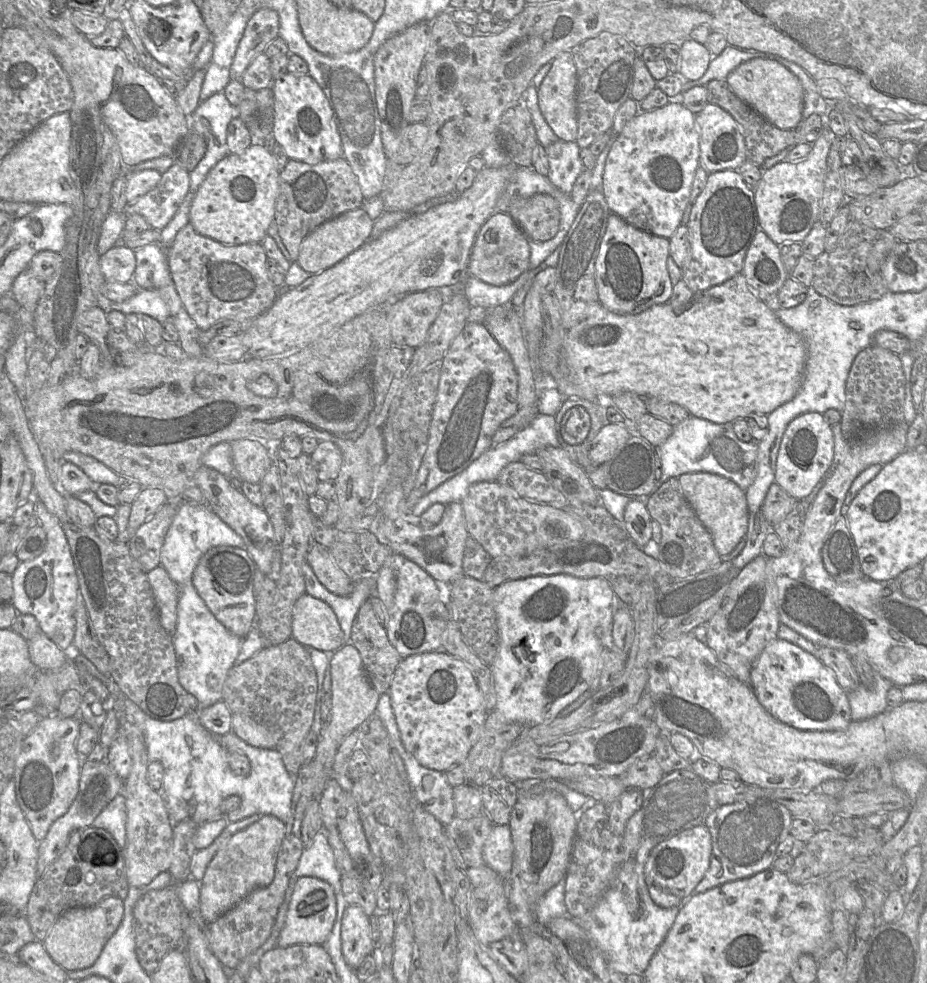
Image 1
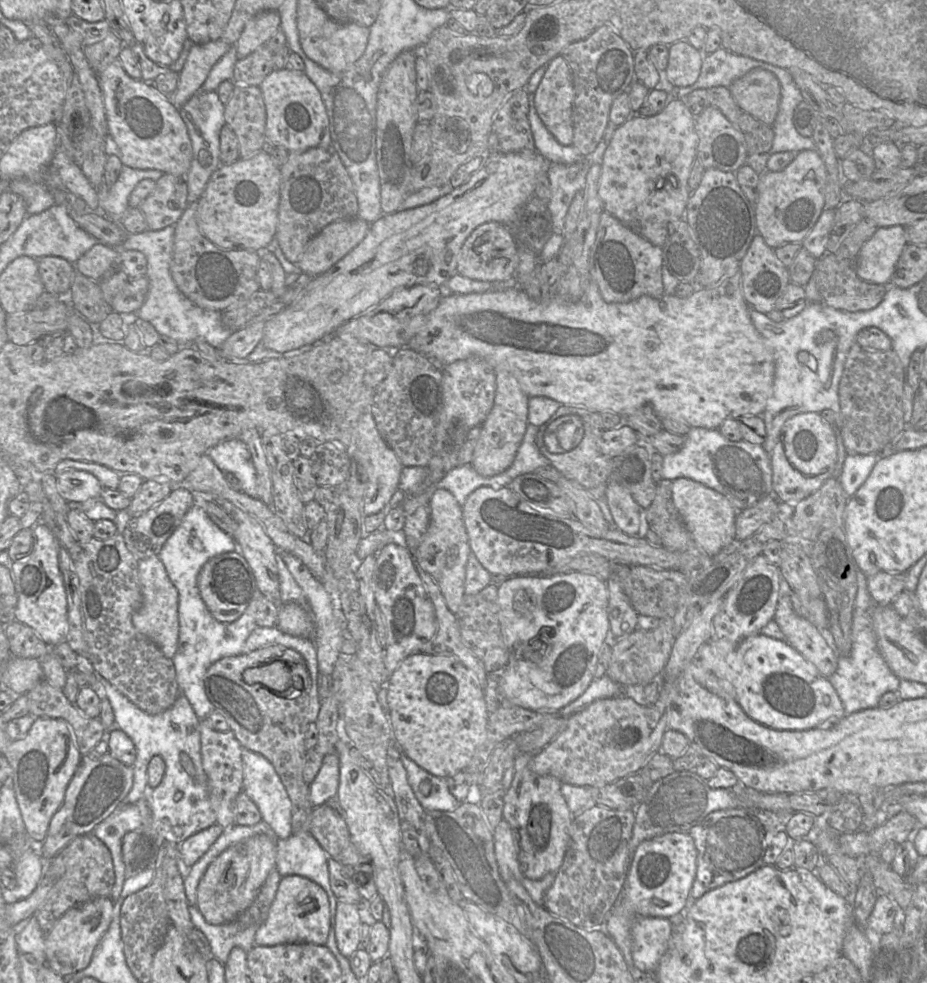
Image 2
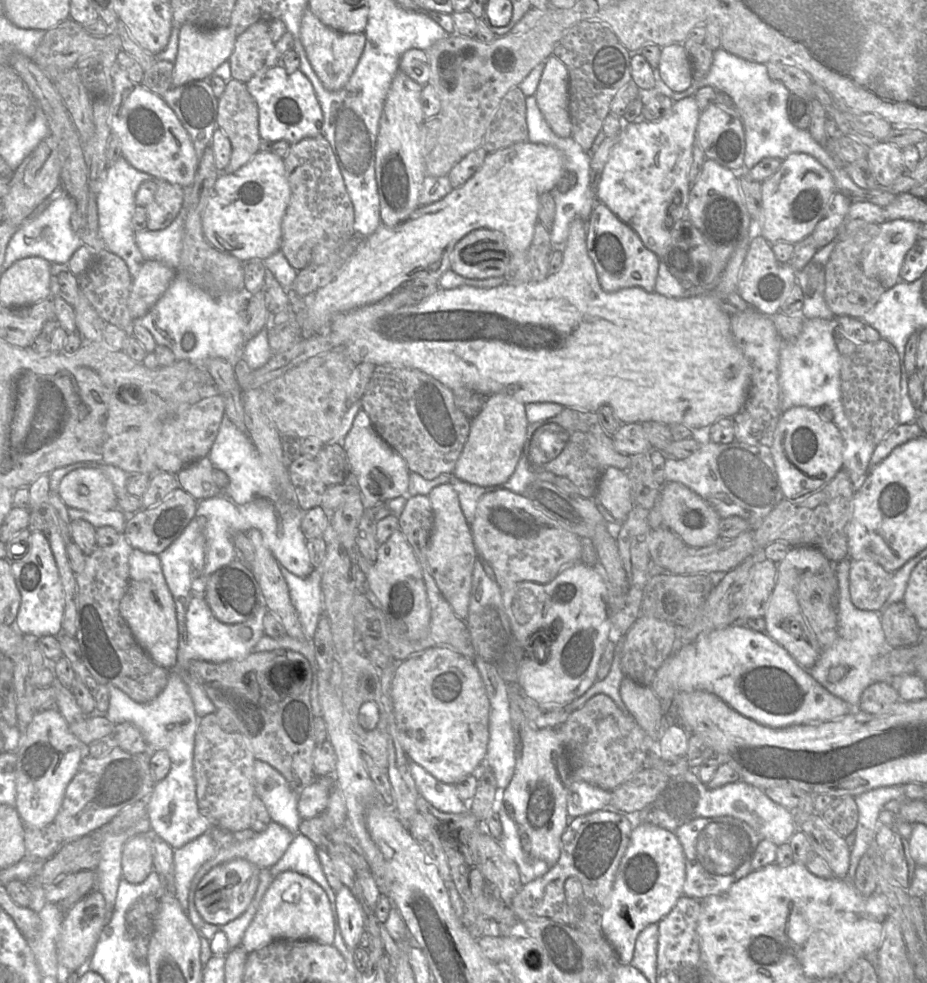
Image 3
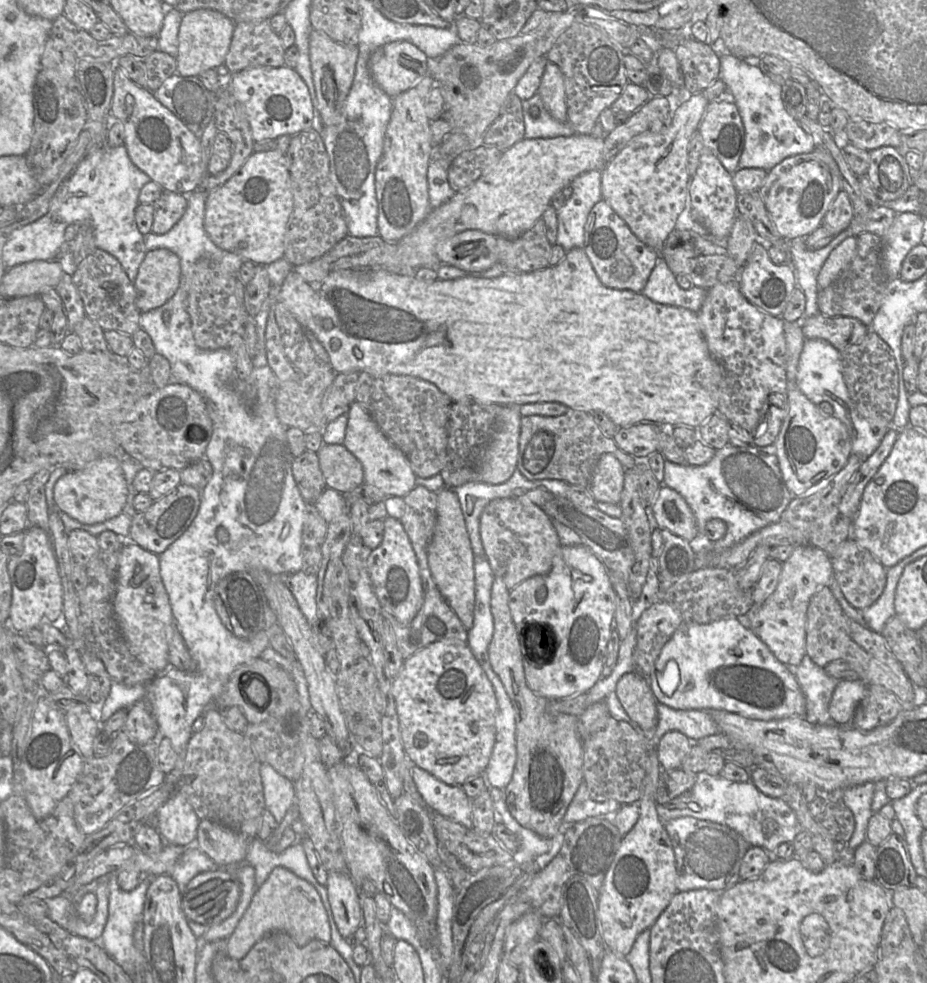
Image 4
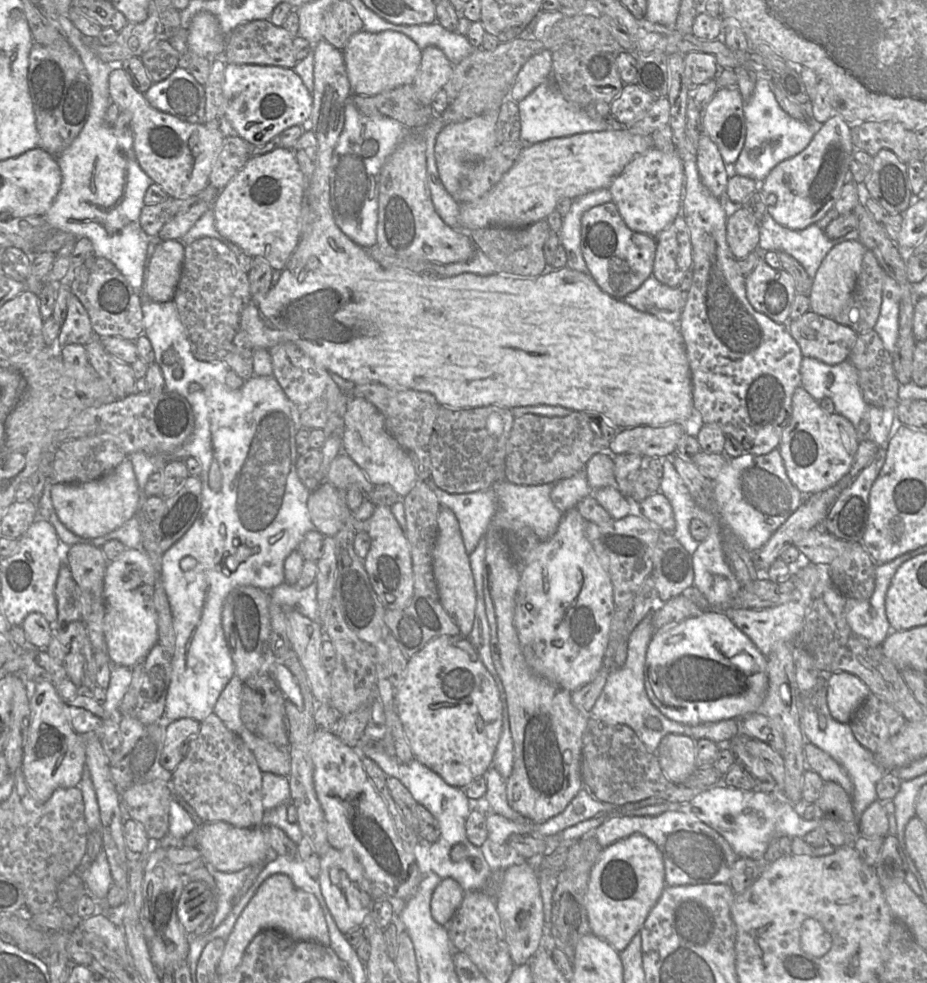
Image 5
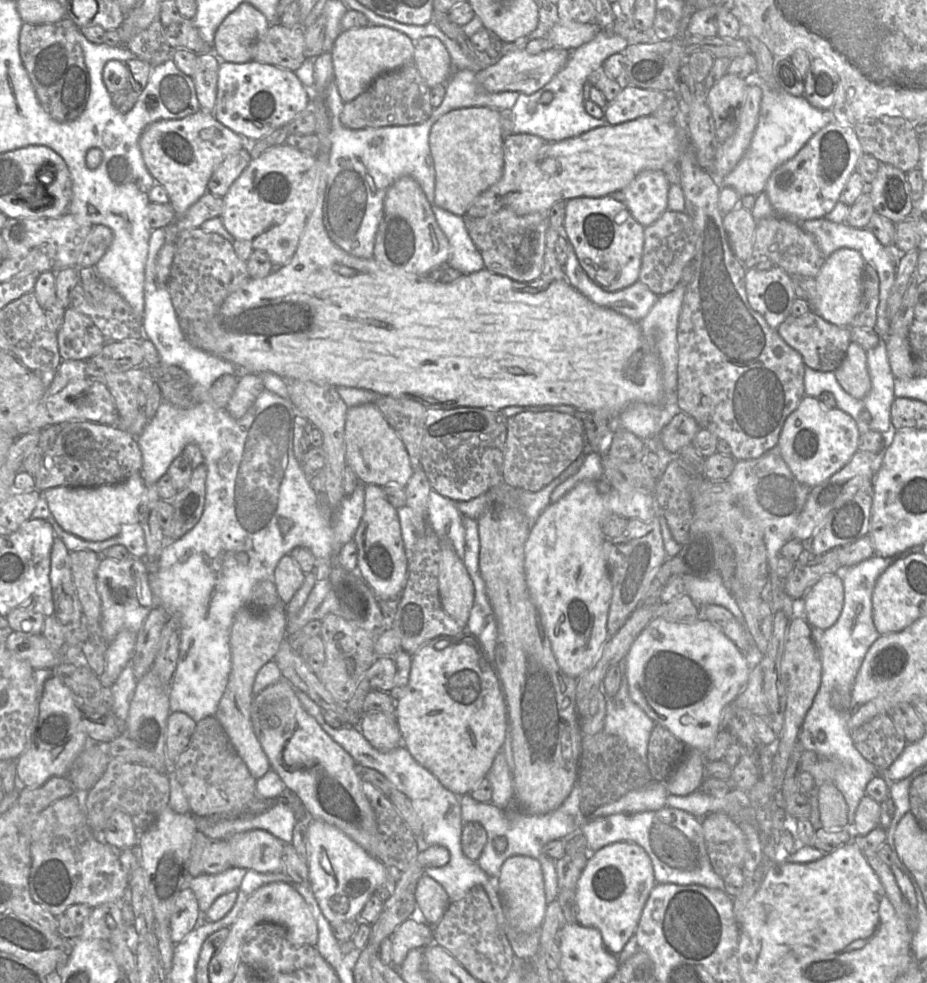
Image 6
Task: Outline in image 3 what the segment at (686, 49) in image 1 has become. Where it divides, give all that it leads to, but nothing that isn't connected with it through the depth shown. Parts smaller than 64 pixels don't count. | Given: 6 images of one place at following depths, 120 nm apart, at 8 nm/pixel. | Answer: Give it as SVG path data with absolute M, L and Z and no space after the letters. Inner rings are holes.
M682 43L661 47L657 70L664 84L674 92L685 91L693 81L691 60Z

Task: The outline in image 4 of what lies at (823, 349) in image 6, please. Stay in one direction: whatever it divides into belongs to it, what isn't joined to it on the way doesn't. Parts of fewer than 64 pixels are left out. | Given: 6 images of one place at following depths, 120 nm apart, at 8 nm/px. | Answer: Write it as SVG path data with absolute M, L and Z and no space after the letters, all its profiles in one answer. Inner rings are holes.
M818 313L801 319L802 331L806 339L823 339L837 350L859 343L869 331L860 320L846 316L830 317Z

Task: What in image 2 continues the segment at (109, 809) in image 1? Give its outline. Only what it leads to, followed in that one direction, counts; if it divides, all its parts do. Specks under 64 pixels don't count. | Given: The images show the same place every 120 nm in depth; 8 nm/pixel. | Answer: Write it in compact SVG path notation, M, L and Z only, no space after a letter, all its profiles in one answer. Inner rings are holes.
M120 804L93 830L93 834L107 846L112 855L115 883L110 898L114 904L127 878L127 867L122 858L122 839L126 833L139 831L142 827L140 804Z

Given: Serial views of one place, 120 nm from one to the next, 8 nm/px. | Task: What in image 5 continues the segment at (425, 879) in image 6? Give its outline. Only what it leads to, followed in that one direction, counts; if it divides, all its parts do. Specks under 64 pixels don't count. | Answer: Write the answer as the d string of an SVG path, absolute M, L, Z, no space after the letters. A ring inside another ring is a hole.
M443 879L431 897L430 910L433 919L441 925L447 925L459 908L463 896L464 891L456 880Z

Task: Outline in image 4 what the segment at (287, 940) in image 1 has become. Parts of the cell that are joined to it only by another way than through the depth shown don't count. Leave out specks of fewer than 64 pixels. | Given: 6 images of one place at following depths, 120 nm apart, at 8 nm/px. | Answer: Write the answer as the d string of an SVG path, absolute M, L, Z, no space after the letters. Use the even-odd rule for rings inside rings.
M276 867L256 889L248 908L228 938L226 954L233 960L241 960L258 941L274 931L287 933L299 946L312 940L329 944L331 941L331 928L319 893L312 884L284 867Z

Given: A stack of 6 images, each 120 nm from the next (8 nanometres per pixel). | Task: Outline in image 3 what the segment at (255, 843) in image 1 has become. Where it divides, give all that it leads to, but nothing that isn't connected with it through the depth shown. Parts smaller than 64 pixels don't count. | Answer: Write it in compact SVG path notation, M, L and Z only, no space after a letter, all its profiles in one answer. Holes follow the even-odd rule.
M233 859L209 870L198 883L193 902L204 922L225 925L243 914L259 885L260 869L244 859Z

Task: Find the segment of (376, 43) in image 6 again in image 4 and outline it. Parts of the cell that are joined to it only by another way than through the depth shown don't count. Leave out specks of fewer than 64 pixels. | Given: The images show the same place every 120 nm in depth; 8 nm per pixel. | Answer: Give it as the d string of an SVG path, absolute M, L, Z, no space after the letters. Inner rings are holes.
M395 41L373 52L369 69L376 84L394 98L429 73L429 61L414 44Z

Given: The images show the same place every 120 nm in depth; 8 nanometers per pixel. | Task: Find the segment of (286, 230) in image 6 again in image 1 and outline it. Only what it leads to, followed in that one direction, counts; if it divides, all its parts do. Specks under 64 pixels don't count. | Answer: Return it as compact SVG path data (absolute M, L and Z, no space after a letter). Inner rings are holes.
M251 144L243 153L228 153L208 173L192 201L189 223L201 235L225 245L261 242L274 221L279 192L279 174L273 156L262 144Z

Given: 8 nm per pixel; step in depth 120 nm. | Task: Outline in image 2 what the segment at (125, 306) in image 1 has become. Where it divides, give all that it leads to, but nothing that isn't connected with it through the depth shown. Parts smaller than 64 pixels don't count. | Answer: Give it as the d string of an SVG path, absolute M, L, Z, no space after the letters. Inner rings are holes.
M168 226L161 230L146 230L138 234L127 234L124 241L121 243L118 248L120 250L137 250L143 253L147 259L147 273L146 277L149 282L148 293L143 305L130 317L128 321L135 321L136 318L143 319L147 322L150 322L160 335L166 335L173 338L180 347L188 346L192 344L195 340L204 340L209 343L212 347L219 349L223 342L229 337L232 333L227 329L221 321L221 312L216 310L204 309L191 300L189 300L177 287L175 284L171 273L171 259L173 252L173 243L175 236L175 226Z

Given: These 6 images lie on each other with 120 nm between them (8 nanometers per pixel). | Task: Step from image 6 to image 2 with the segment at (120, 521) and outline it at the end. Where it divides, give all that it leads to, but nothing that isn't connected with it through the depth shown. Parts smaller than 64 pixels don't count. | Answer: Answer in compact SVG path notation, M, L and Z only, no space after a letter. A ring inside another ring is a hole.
M71 469L62 471L57 476L58 491L67 502L101 499L104 488L93 474Z

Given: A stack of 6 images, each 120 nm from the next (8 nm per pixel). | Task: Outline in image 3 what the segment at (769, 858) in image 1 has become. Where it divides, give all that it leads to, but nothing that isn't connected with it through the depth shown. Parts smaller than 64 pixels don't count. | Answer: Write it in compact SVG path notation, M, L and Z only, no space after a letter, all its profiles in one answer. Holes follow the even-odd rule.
M732 816L701 817L675 831L685 857L683 895L698 900L721 894L751 870L754 852L763 839L749 824Z

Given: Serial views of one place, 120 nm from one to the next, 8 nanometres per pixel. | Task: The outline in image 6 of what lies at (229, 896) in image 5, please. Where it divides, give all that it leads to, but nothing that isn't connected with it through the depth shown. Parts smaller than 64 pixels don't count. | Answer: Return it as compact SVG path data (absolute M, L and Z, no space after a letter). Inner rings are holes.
M230 867L219 874L201 874L190 878L185 888L191 889L198 901L198 925L205 923L205 914L220 896L237 891L247 873L245 868Z

